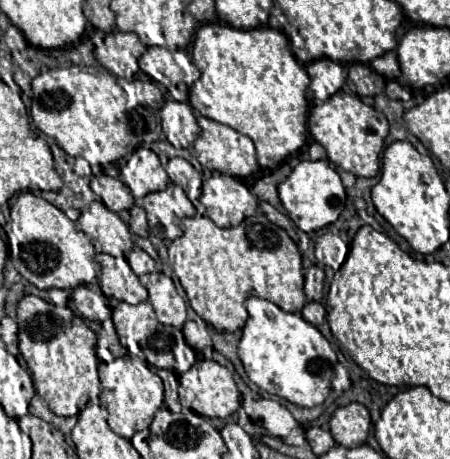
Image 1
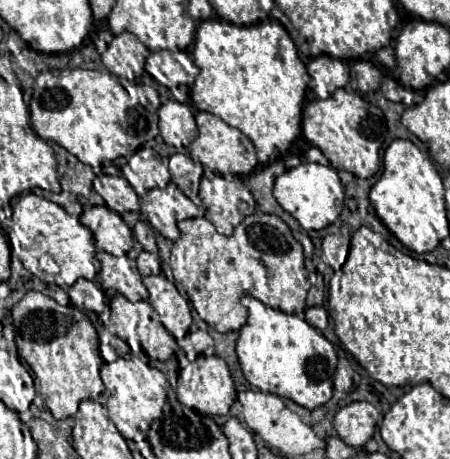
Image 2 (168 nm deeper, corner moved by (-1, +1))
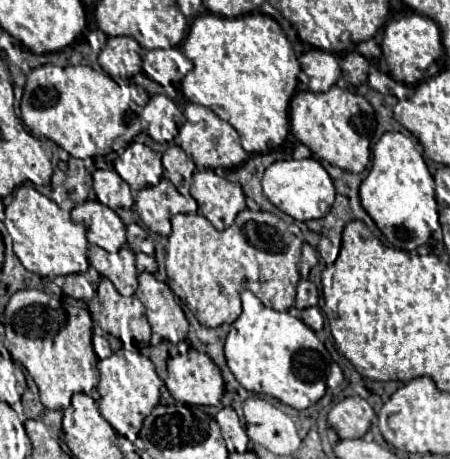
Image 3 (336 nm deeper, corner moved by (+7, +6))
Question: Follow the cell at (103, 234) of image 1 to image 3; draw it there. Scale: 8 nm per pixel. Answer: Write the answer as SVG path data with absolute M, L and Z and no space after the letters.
M82 202L72 208L72 220L86 226L90 244L104 248L106 252L118 252L126 244L126 226L120 216L100 202Z

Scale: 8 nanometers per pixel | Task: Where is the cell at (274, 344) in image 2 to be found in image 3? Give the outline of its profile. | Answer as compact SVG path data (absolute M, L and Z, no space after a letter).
M250 290L242 292L242 314L232 324L232 328L226 336L224 354L226 354L228 368L232 370L234 378L246 390L264 394L264 396L272 396L296 410L304 410L304 408L312 406L326 392L326 374L328 374L330 356L328 356L324 344L314 334L314 330L304 326L304 322L300 322L300 318L292 316L290 312L276 312L276 310L264 306Z

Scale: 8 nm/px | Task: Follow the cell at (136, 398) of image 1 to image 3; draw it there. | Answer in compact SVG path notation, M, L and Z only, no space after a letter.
M121 349L114 352L110 358L100 360L96 368L100 372L100 384L98 384L100 414L110 422L110 426L118 434L122 434L130 442L134 442L142 428L144 418L154 410L154 406L160 400L162 380L158 378L154 364L146 356L142 356L138 350Z

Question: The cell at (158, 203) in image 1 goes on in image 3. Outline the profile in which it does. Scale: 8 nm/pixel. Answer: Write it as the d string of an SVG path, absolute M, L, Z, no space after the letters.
M163 178L158 186L144 188L136 194L132 210L156 234L170 234L170 216L196 212L196 202L184 198L175 186Z

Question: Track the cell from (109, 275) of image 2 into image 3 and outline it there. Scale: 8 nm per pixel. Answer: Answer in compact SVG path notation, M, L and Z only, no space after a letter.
M100 246L88 248L90 266L98 270L100 276L108 278L122 296L132 296L138 288L138 272L134 264L134 252L123 247L118 253L106 252Z

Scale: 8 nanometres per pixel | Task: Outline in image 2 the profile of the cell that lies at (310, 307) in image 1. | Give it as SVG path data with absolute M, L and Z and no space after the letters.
M308 307L308 309L306 309L306 321L308 321L312 327L324 331L326 325L328 325L328 313L326 313L324 307Z

